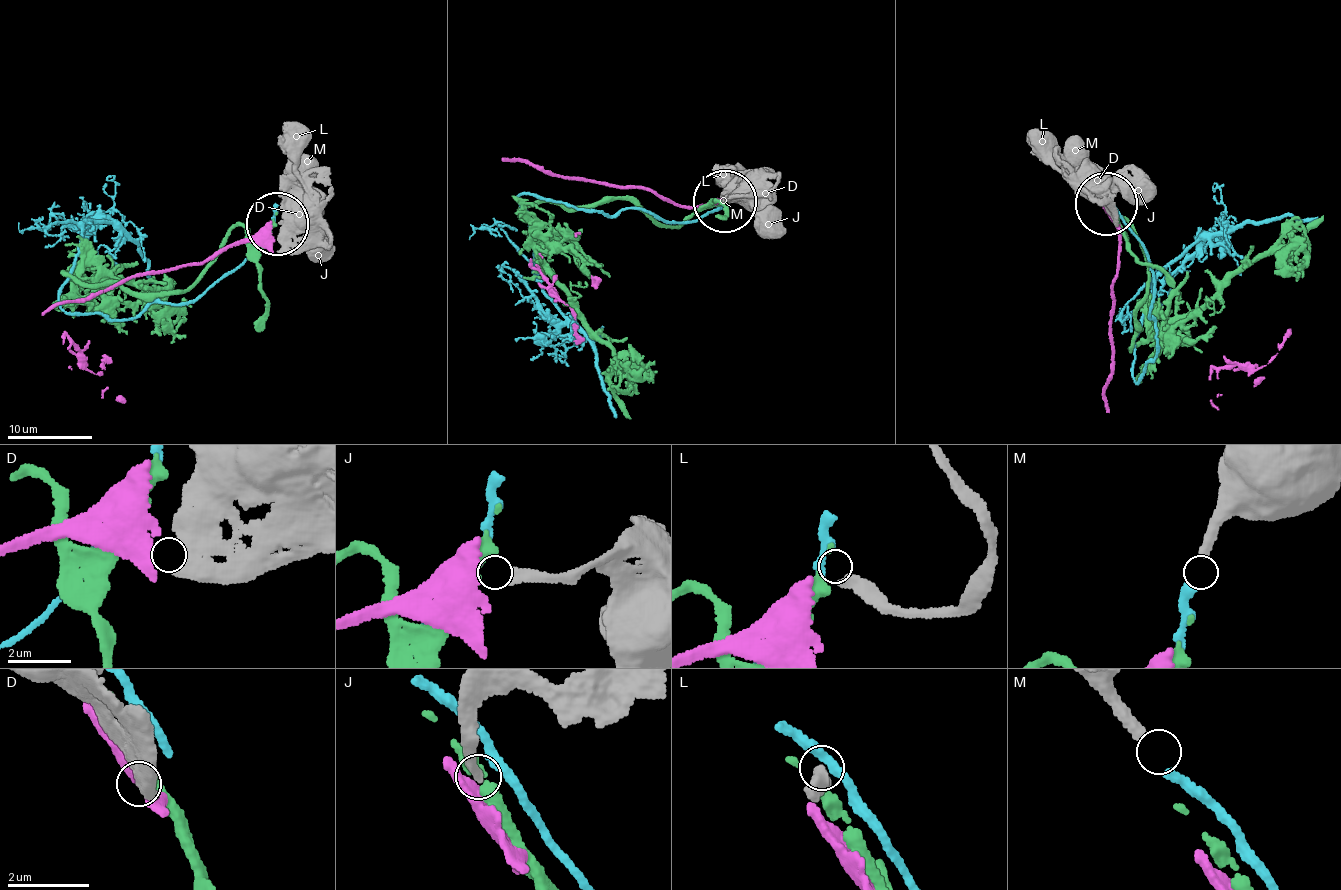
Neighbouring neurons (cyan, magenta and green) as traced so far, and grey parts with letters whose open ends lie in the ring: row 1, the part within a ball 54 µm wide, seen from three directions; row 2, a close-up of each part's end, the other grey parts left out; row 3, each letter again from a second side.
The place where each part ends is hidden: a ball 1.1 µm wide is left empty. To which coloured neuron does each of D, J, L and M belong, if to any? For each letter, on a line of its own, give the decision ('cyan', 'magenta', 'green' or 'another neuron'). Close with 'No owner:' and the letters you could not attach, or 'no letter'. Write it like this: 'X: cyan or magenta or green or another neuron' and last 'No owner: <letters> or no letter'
D: magenta
J: another neuron
L: green
M: cyan
No owner: J

